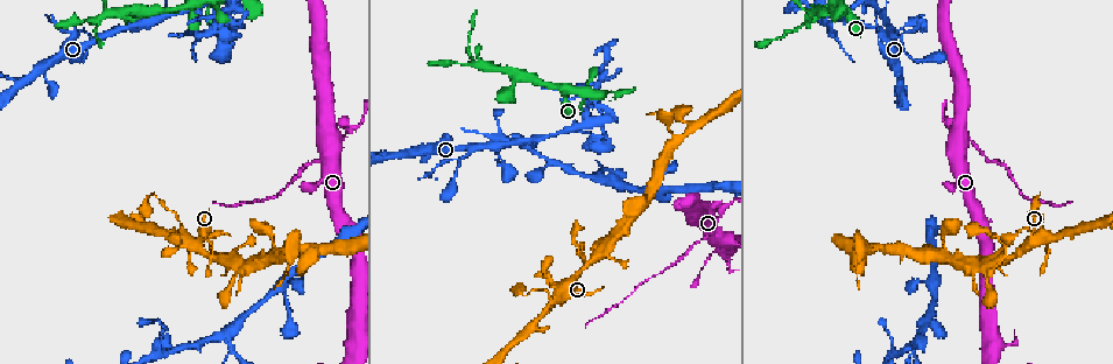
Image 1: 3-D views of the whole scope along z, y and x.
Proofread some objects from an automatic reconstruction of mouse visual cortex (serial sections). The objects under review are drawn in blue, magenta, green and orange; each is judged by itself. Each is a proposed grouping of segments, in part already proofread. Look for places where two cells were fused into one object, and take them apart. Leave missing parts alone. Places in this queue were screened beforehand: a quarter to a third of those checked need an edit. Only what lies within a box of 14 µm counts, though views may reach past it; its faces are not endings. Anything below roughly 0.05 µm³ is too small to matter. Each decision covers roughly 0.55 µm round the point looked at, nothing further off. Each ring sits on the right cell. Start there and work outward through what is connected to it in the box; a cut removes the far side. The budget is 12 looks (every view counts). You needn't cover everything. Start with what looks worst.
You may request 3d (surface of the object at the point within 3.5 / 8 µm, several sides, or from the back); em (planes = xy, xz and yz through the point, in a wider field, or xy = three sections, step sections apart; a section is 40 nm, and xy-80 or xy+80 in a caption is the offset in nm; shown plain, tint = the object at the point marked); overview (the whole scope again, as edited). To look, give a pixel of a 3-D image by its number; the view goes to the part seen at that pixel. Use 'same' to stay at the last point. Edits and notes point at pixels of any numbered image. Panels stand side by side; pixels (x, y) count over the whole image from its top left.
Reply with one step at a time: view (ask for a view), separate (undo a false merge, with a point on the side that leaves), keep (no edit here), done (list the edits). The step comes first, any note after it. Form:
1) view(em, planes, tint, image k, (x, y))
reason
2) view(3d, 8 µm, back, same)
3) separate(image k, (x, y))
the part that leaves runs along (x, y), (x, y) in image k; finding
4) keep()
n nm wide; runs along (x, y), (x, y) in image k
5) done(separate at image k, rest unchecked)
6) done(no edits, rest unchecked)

view(3d, 3.5 µm, back, image 1, (472, 149))
three-way junction

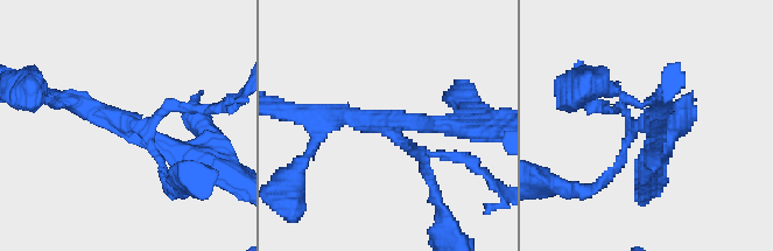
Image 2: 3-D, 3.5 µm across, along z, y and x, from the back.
view(em, xy, step 1, tint, image 2, (655, 126))

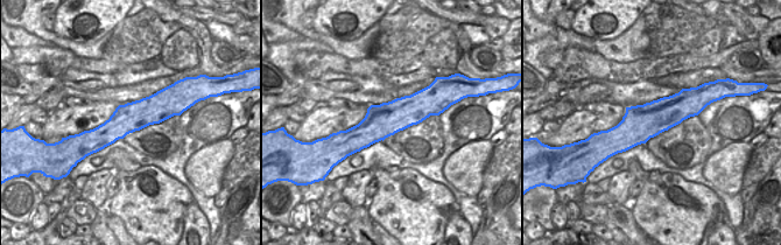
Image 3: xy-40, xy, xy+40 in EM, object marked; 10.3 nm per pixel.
keep()
runs along (195, 158), (56, 97) in image 2; one cell here

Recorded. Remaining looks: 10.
view(3d, 8 µm, image 1, (475, 65))
side arm on a straight run

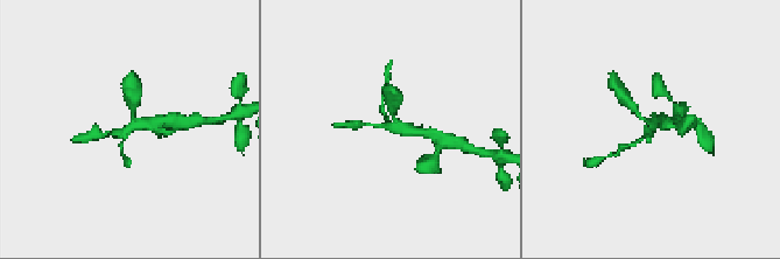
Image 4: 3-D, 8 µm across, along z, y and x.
view(3d, 3.5 µm, image 4, (652, 129))

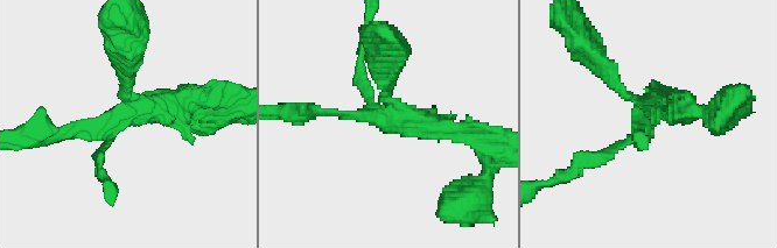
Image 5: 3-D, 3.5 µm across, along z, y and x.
view(em, xy, step 3, tint, image 5, (115, 121))
need the tissue

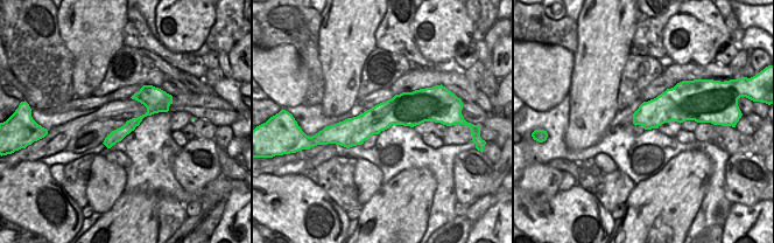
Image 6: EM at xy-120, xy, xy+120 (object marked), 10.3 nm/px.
keep()
runs along (433, 115), (332, 129) in image 6; continuous, no second cell

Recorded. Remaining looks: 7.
view(3d, 8 µm, image 1, (1043, 233))
sudden change in width

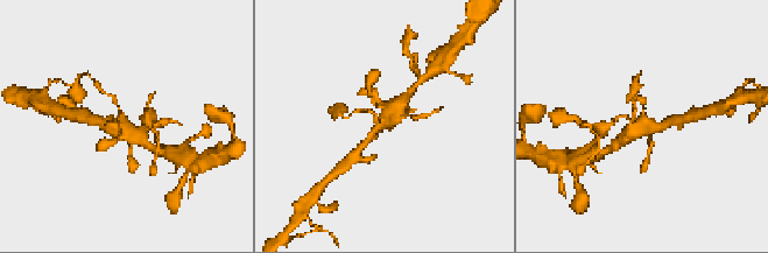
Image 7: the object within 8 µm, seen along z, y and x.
view(3d, 3.5 µm, image 7, (384, 119))
closer look

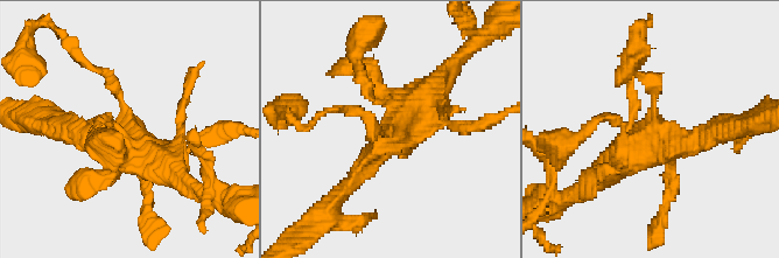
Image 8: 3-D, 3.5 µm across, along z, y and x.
view(em, xy, step 3, tint, image 8, (656, 131))
now the EM

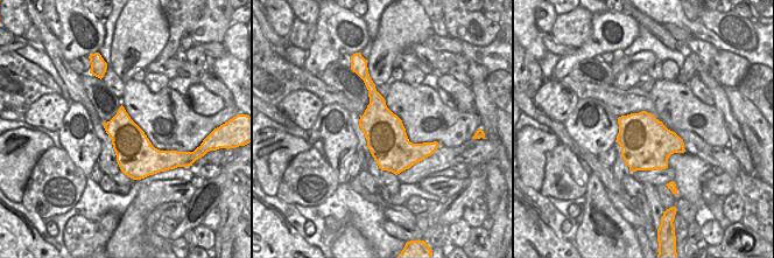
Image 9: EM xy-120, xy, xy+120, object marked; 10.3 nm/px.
keep()
runs along (622, 150), (654, 141), (654, 88), (633, 70) in image 8; one cell here

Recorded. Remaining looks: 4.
view(3d, 3.5 µm, image 1, (715, 217))
narrows sharply

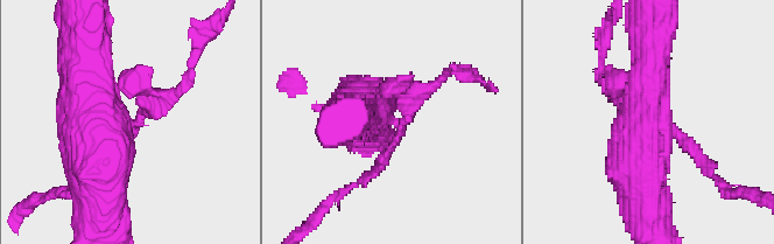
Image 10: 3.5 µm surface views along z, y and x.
view(em, xy, step 2, plain, image 10, (389, 119))

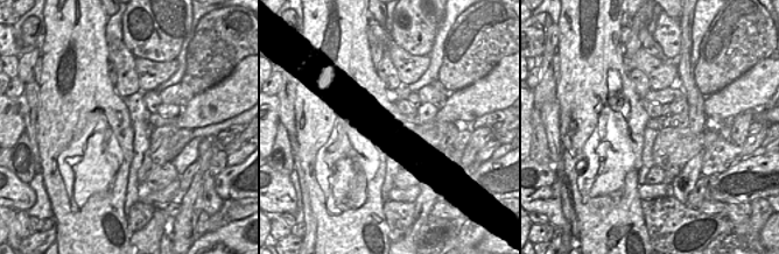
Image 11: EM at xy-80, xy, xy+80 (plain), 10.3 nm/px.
view(em, xy, step 2, tint, same)

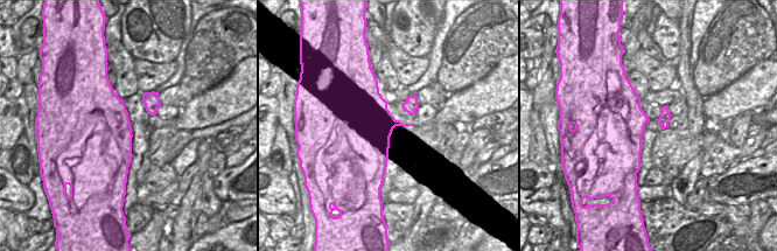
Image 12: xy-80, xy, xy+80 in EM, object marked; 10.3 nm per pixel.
separate(image 10, (613, 98))
the part that leaves runs along (395, 123), (399, 136), (381, 165), (342, 192) in image 10; a second cell is stuck on

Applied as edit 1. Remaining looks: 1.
done(separate at image 10, rest unchecked)

